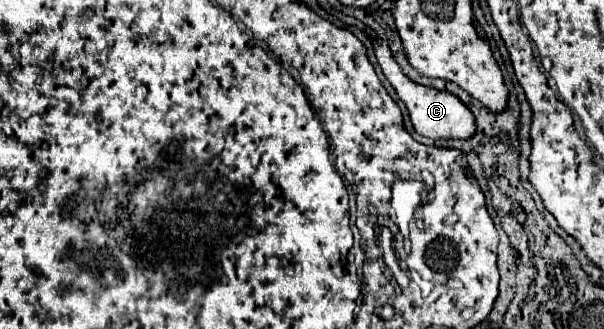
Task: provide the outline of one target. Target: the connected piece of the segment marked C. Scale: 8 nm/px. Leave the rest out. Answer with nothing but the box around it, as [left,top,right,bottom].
[374,39,476,139]

